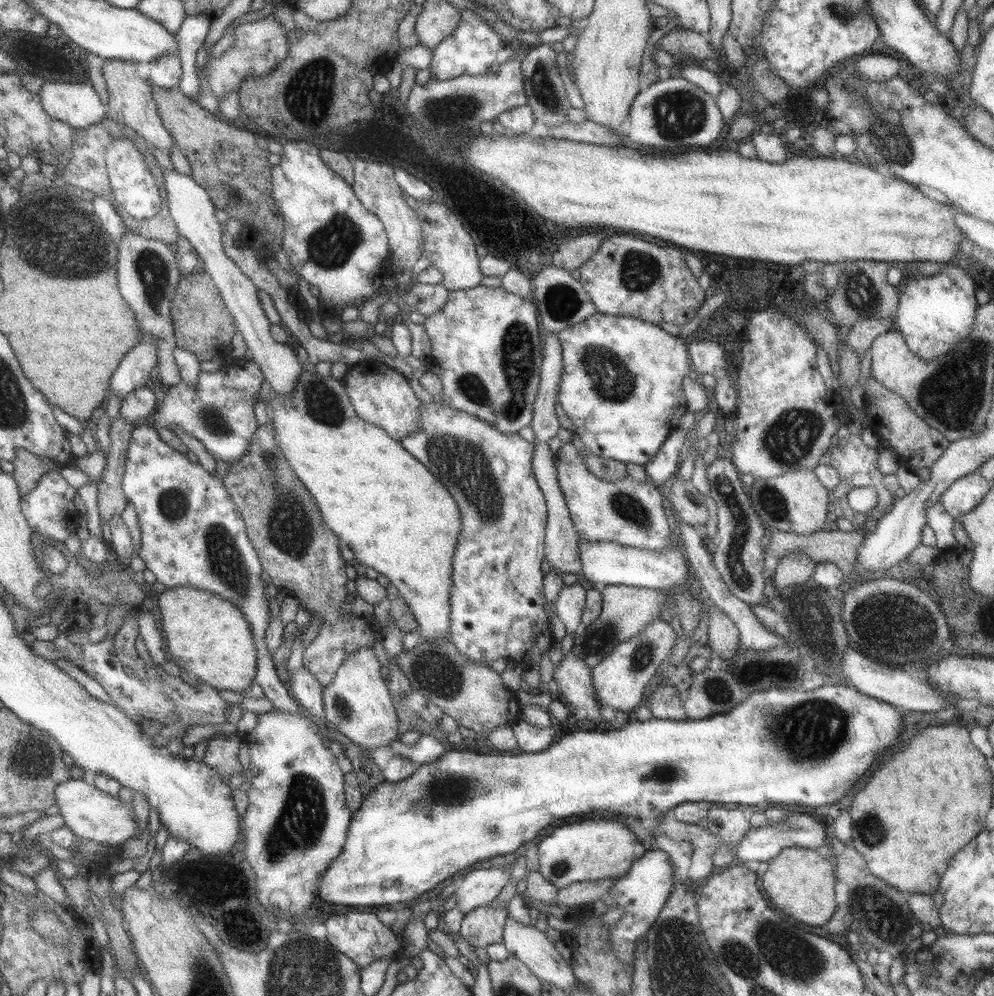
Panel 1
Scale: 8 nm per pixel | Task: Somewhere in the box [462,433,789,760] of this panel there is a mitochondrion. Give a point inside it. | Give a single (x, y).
(736, 553)

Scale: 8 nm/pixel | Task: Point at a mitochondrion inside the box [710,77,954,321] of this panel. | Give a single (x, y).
(893, 144)

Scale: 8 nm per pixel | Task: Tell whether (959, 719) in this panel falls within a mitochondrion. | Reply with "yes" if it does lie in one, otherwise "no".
no

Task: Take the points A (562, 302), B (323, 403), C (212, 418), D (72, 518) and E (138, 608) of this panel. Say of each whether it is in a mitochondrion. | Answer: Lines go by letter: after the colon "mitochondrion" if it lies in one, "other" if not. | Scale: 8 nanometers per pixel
A: mitochondrion
B: mitochondrion
C: mitochondrion
D: other
E: other

